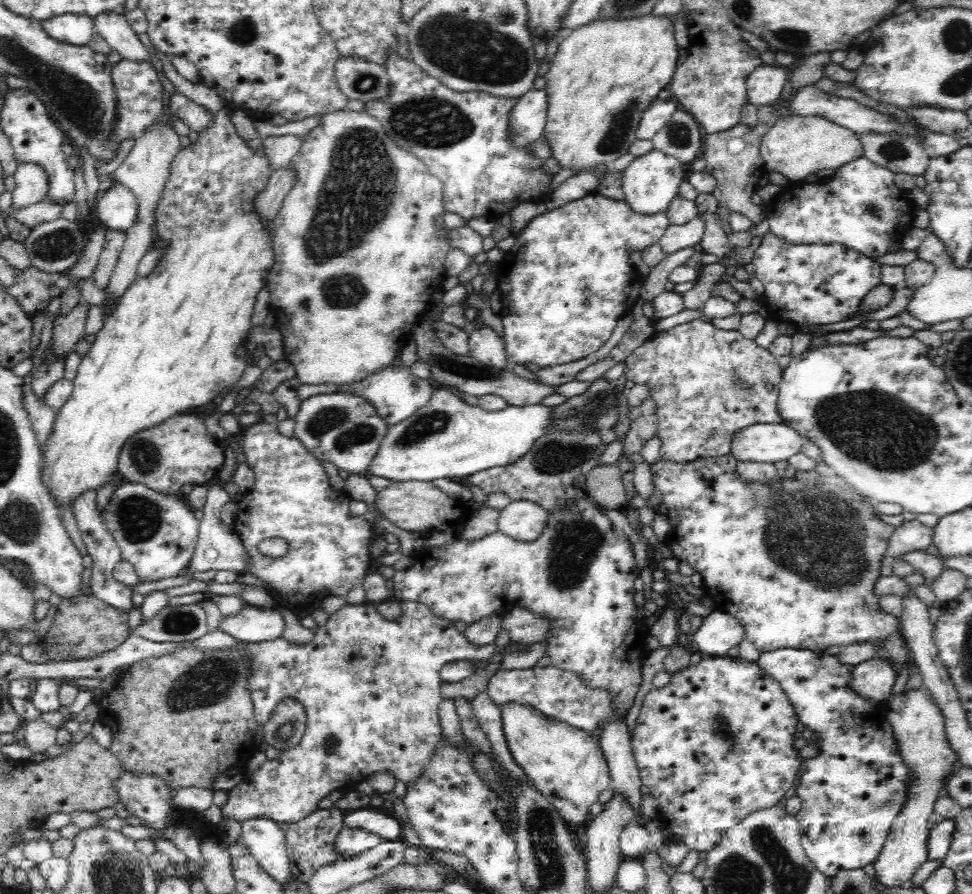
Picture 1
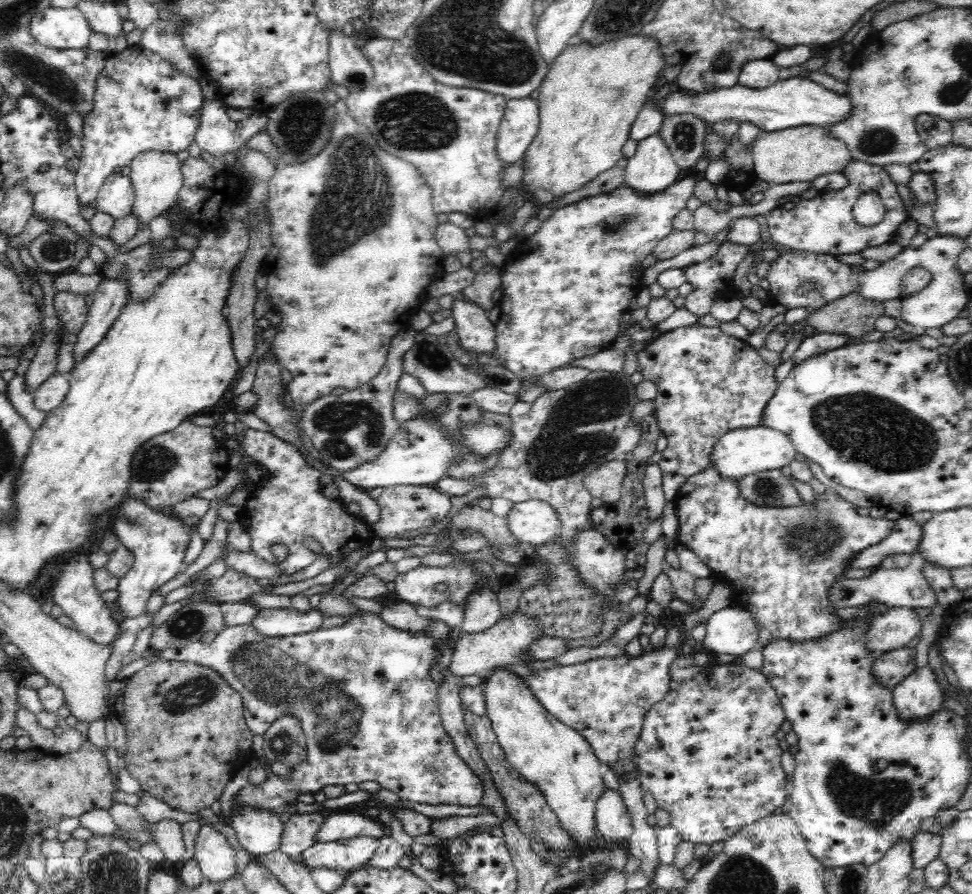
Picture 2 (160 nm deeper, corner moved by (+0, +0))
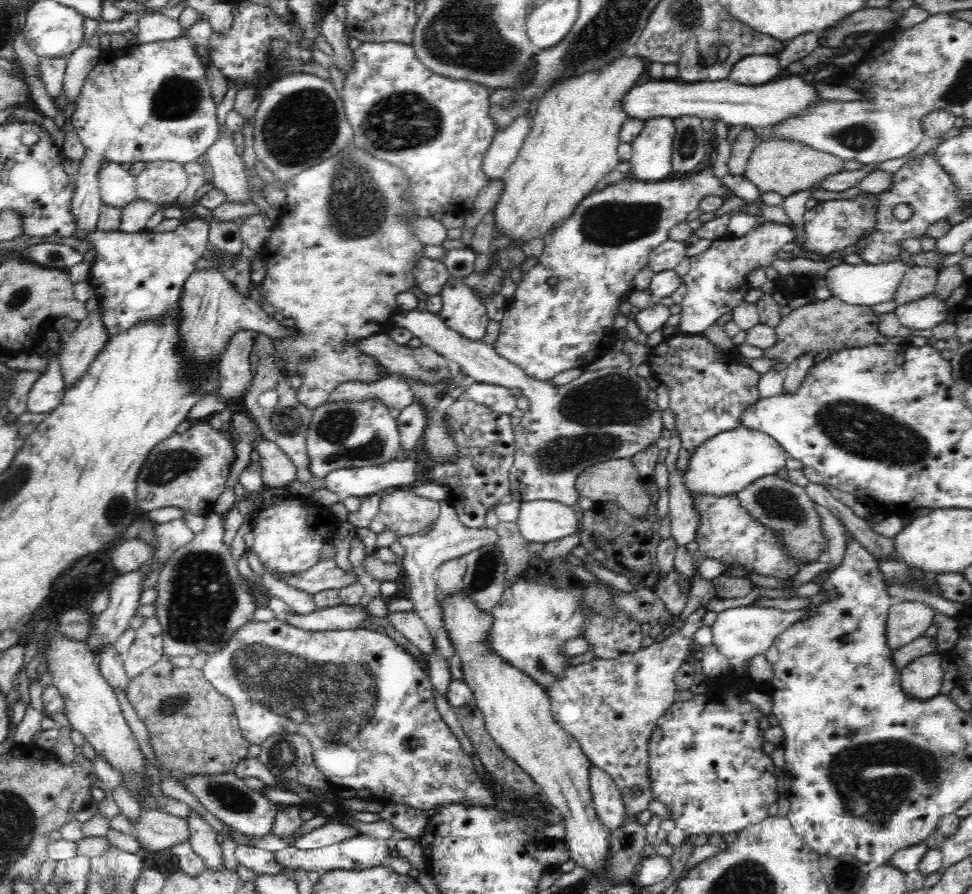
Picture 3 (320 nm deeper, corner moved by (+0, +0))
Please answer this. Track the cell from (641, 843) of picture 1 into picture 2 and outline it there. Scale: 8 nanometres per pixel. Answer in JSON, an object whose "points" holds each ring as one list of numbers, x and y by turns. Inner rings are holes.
{"points":[[604,786,595,812,596,828,604,838,620,841,627,840,632,834,630,815,618,790]]}

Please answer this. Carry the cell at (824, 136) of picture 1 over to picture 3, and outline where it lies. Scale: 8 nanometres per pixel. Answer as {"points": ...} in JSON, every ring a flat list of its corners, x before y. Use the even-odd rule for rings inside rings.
{"points":[[766,141,755,145,747,160,744,177,762,193,776,192,783,198,818,186,826,176,844,168,844,161,836,155,814,150,794,141]]}

